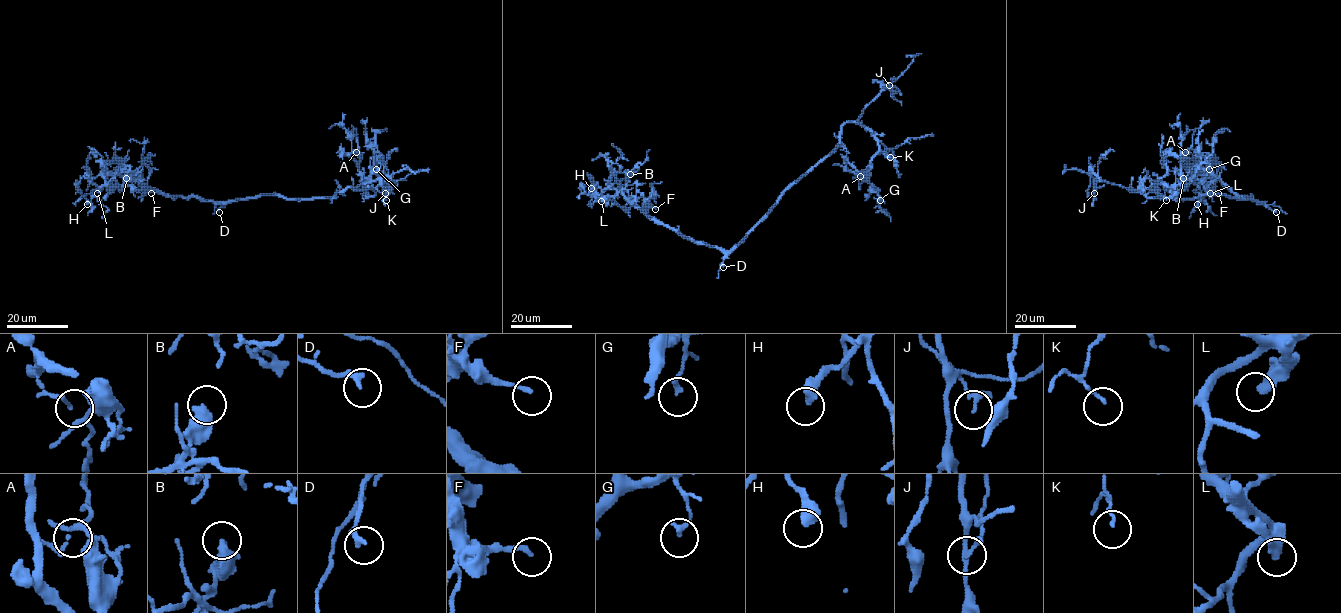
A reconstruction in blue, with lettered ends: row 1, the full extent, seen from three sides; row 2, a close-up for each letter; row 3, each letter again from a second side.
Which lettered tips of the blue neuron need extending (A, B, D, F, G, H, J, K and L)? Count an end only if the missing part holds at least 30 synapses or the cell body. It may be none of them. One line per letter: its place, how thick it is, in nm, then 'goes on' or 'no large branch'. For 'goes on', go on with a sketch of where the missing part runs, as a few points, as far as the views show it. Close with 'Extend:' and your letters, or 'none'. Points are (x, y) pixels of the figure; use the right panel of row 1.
A: (1185, 152) | 140 nm | no large branch
B: (1183, 178) | 500 nm | no large branch
D: (1276, 212) | 240 nm | no large branch
F: (1218, 193) | 170 nm | no large branch
G: (1209, 169) | 180 nm | no large branch
H: (1197, 204) | 440 nm | no large branch
J: (1094, 193) | 180 nm | no large branch
K: (1166, 200) | 100 nm | no large branch
L: (1210, 193) | 400 nm | no large branch
Extend: none

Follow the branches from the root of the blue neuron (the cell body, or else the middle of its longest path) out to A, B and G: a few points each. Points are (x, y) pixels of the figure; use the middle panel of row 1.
A: (772, 206), (835, 148), (841, 128), (848, 122), (860, 122), (878, 145), (870, 172), (857, 171), (860, 176)
B: (772, 206), (739, 242), (722, 251), (693, 242), (655, 222), (607, 184), (610, 176), (616, 172), (630, 174)
G: (772, 206), (835, 148), (841, 128), (848, 122), (860, 122), (877, 142), (867, 181), (880, 200)

